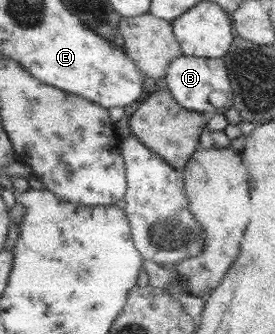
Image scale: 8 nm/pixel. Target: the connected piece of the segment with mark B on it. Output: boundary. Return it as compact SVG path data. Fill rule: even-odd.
M184 55L172 62L166 79L169 90L188 109L197 110L200 113L212 116L213 114L226 113L226 109L234 106L231 101L234 101L235 91L233 89L232 79L230 79L230 71L228 71L226 63L224 63L224 58L210 59ZM214 91L224 91L224 93L227 93L230 96L229 104L223 108L216 107L212 103L212 93Z

